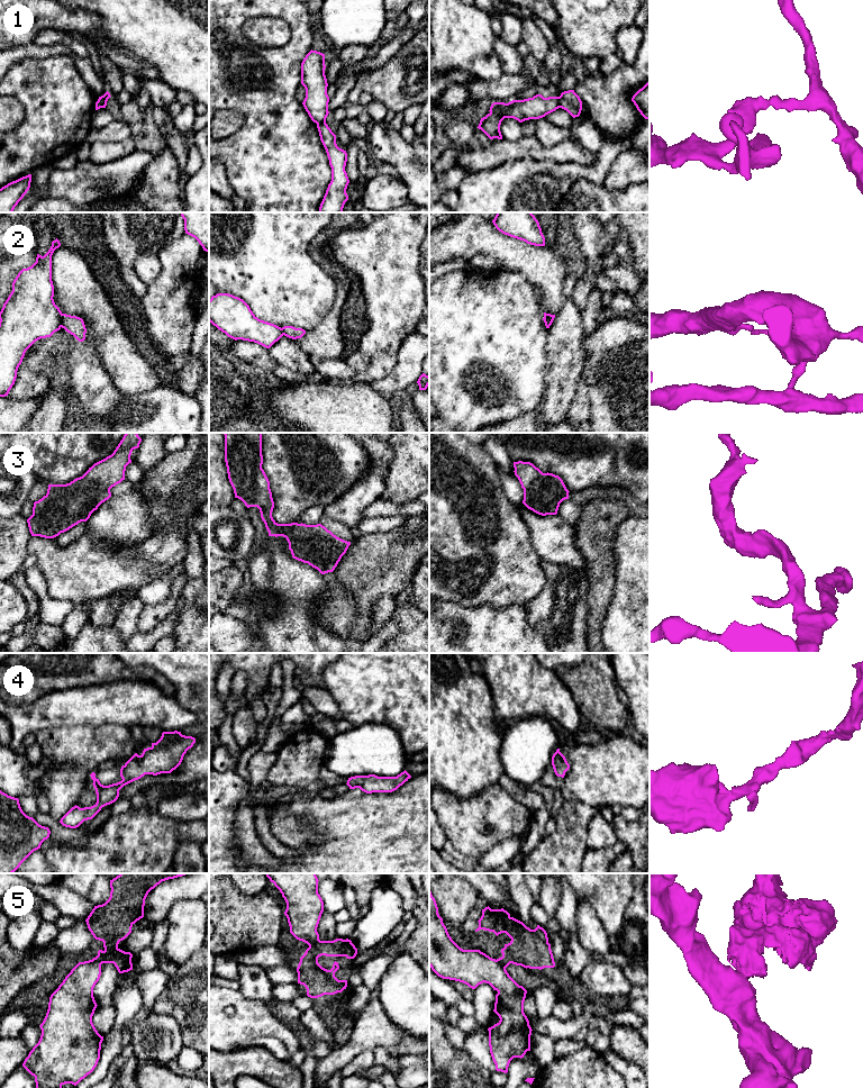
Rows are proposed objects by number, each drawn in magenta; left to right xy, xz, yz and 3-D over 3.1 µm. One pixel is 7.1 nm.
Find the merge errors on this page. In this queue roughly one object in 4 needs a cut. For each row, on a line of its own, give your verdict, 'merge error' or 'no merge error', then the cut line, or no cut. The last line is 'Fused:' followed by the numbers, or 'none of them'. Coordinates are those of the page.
1: merge error | yz (557, 97), (560, 107)
2: merge error | xy (61, 314), (62, 326)
3: no merge error | no cut
4: no merge error | no cut
5: merge error | xz (319, 940), (308, 949)
Fused: 1, 2, 5

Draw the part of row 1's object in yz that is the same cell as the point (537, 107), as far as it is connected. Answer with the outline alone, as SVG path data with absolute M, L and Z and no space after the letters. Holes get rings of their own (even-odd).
M542 94L524 100L512 100L508 103L493 102L490 112L481 118L478 128L490 139L502 139L500 125L505 118L514 118L523 123L529 119L543 118L558 108L558 97L544 98Z

